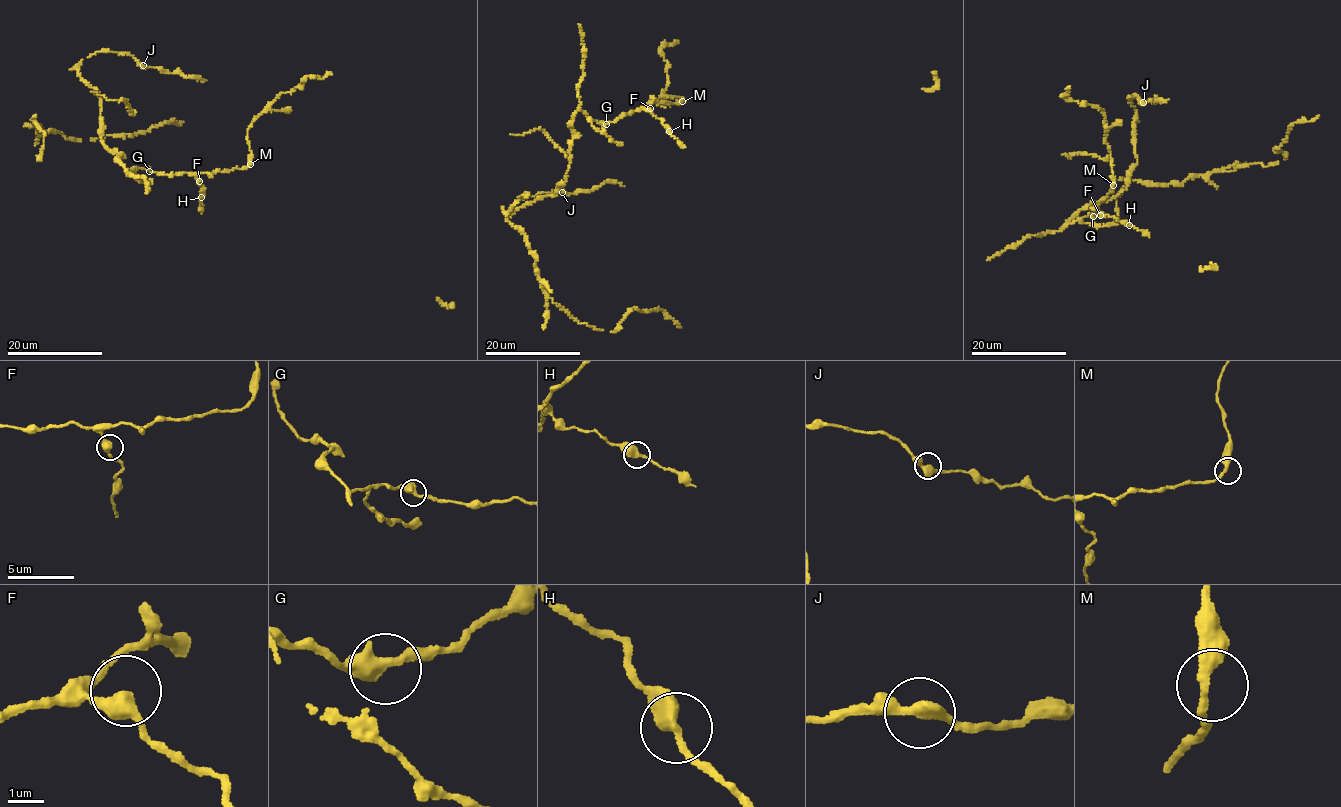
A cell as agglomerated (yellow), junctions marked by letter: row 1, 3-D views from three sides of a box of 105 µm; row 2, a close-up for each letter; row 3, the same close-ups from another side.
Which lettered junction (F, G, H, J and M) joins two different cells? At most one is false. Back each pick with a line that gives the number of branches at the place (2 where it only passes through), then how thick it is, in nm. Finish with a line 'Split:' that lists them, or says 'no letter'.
Split: no letter

